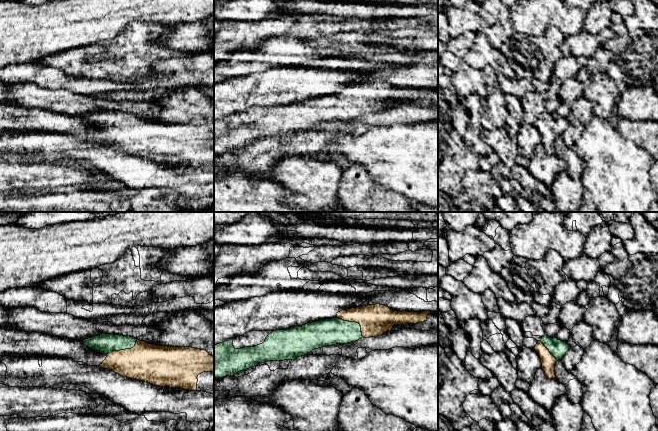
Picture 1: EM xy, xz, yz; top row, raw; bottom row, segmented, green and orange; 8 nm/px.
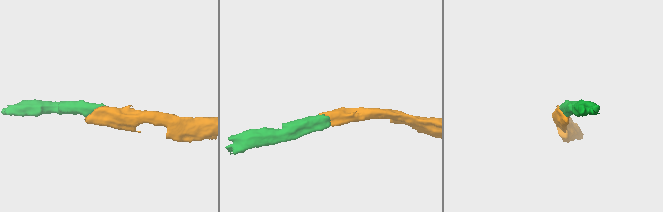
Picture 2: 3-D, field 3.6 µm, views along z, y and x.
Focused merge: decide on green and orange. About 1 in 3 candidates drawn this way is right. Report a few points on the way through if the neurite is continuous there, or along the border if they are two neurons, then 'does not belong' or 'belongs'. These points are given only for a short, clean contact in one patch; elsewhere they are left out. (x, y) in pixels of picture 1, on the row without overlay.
runs through xz (328, 108), (344, 105), (354, 98), (375, 96); belongs

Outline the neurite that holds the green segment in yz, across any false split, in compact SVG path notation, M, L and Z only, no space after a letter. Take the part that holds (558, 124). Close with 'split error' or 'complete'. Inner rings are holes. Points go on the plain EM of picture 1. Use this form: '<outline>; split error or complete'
M544 111L535 121L534 125L541 135L541 144L549 155L556 154L555 140L563 134L569 124L570 121L567 118L547 111Z; split error

